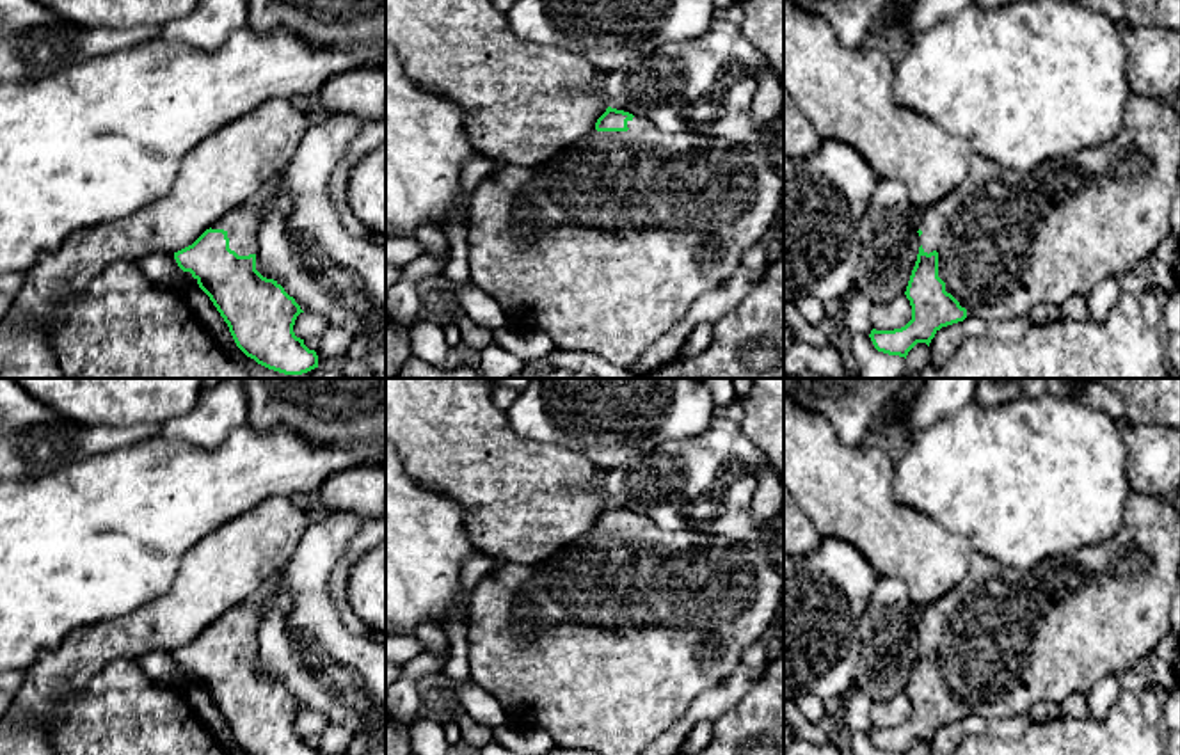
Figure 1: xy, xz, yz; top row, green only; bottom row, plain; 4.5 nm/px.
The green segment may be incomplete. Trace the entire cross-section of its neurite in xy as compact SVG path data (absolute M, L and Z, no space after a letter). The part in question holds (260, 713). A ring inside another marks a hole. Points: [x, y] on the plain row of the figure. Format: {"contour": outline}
{"contour": "M256 597L227 609L174 657L210 695L247 755L318 755L293 730L300 703L256 668L263 608Z"}

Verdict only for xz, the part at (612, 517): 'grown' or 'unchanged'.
grown

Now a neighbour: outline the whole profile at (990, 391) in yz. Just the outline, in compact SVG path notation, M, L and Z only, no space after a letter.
M979 378L976 401L983 407L1008 405L1020 398L1040 398L1047 393L1047 378Z

